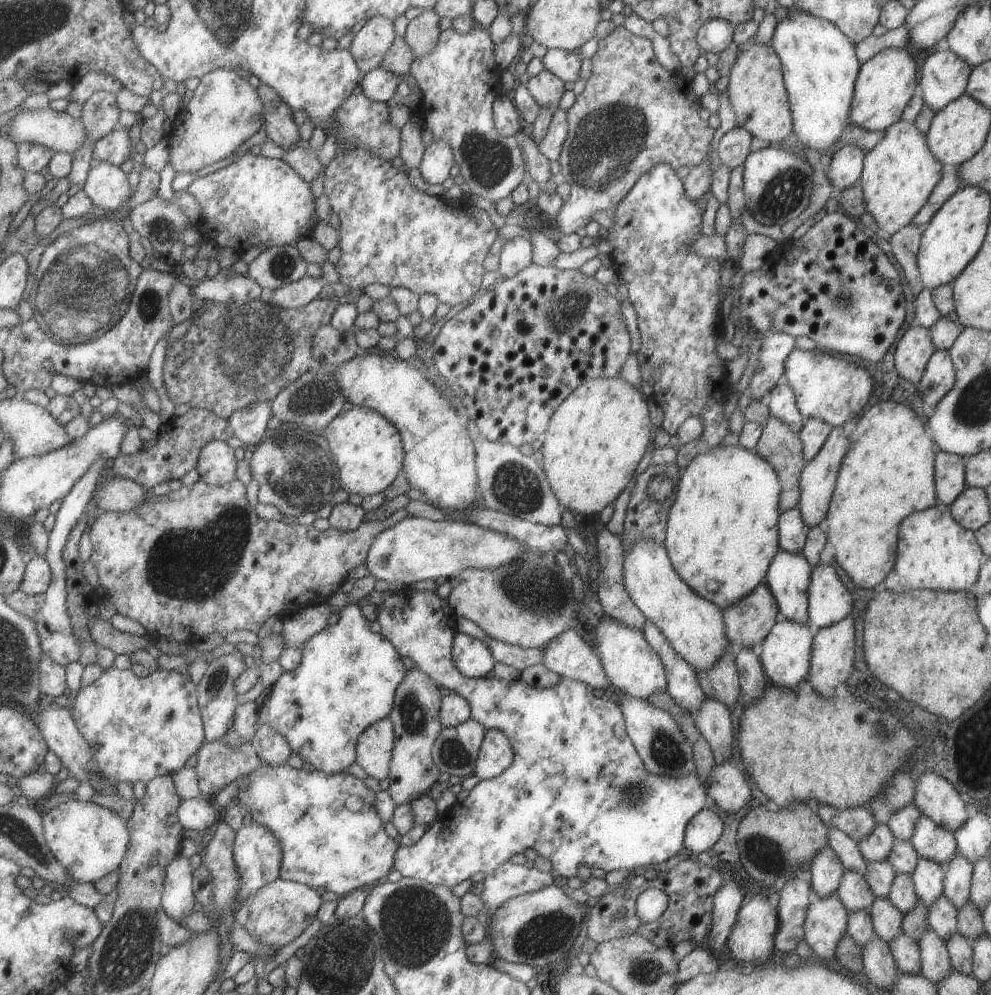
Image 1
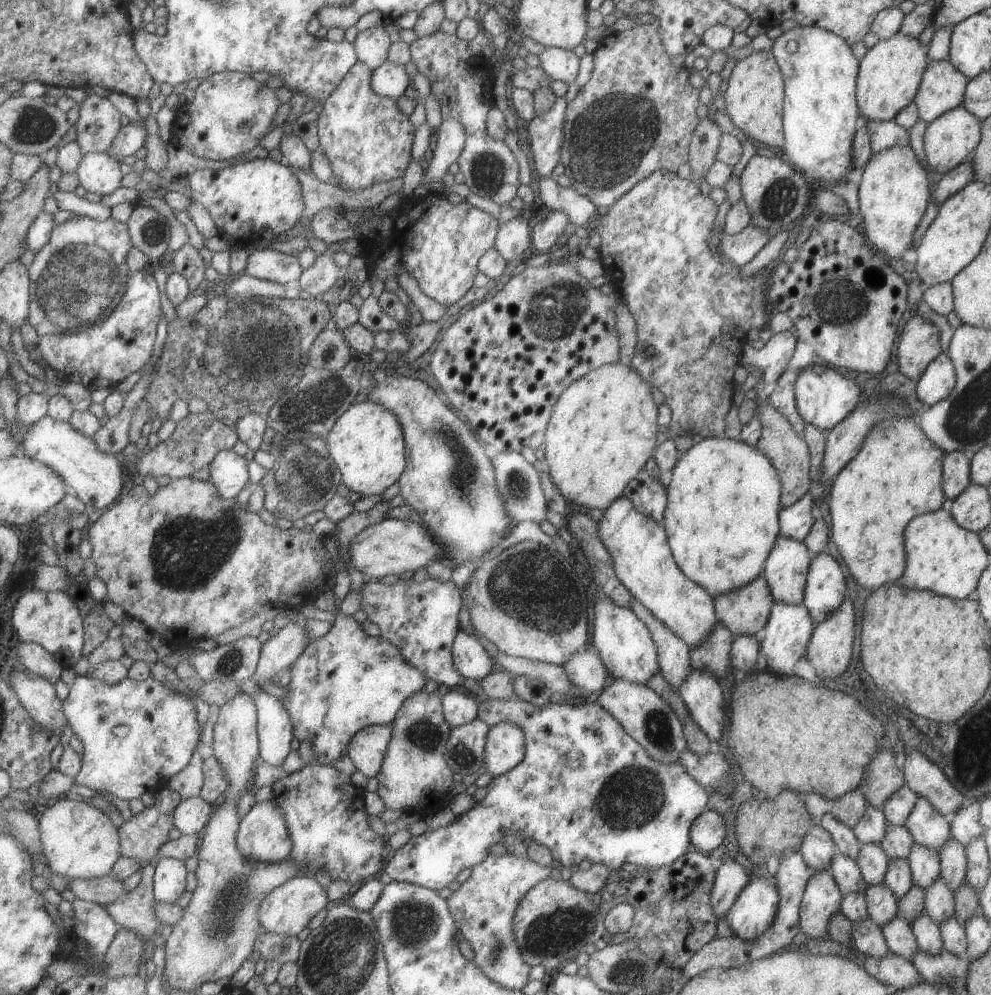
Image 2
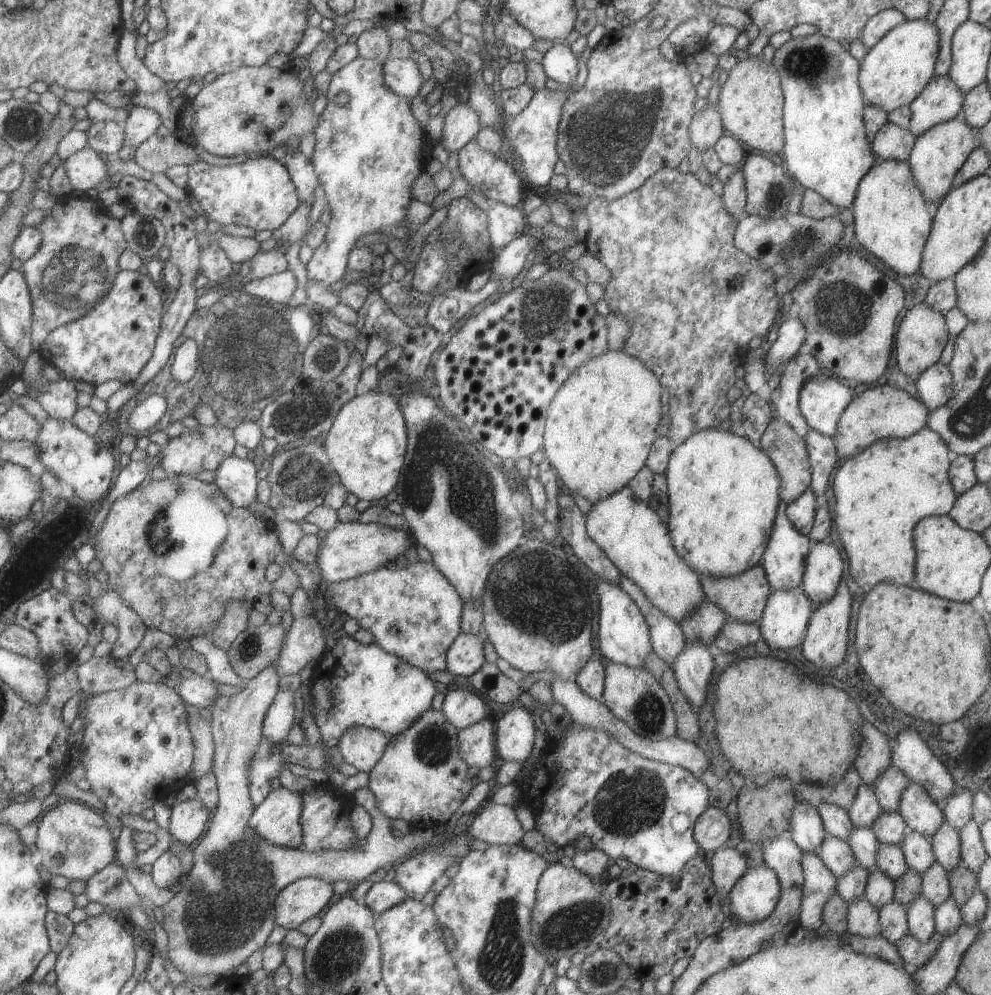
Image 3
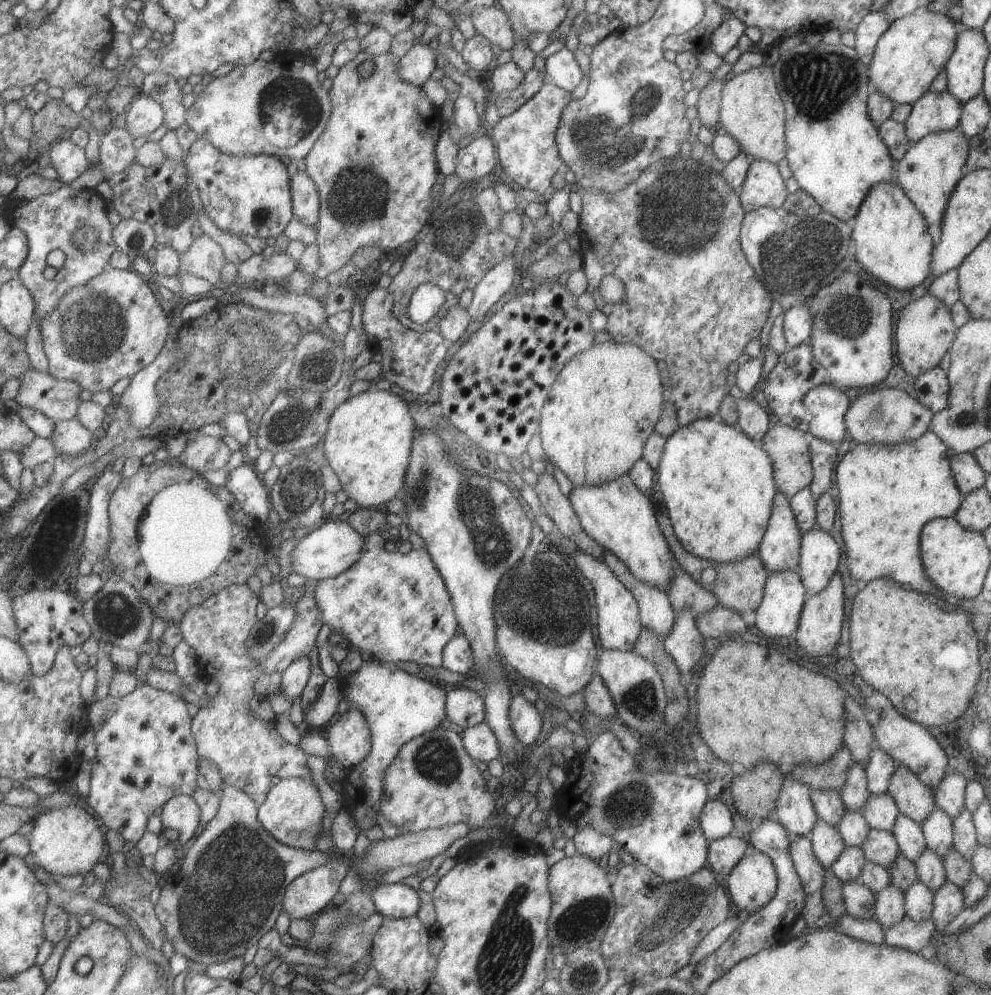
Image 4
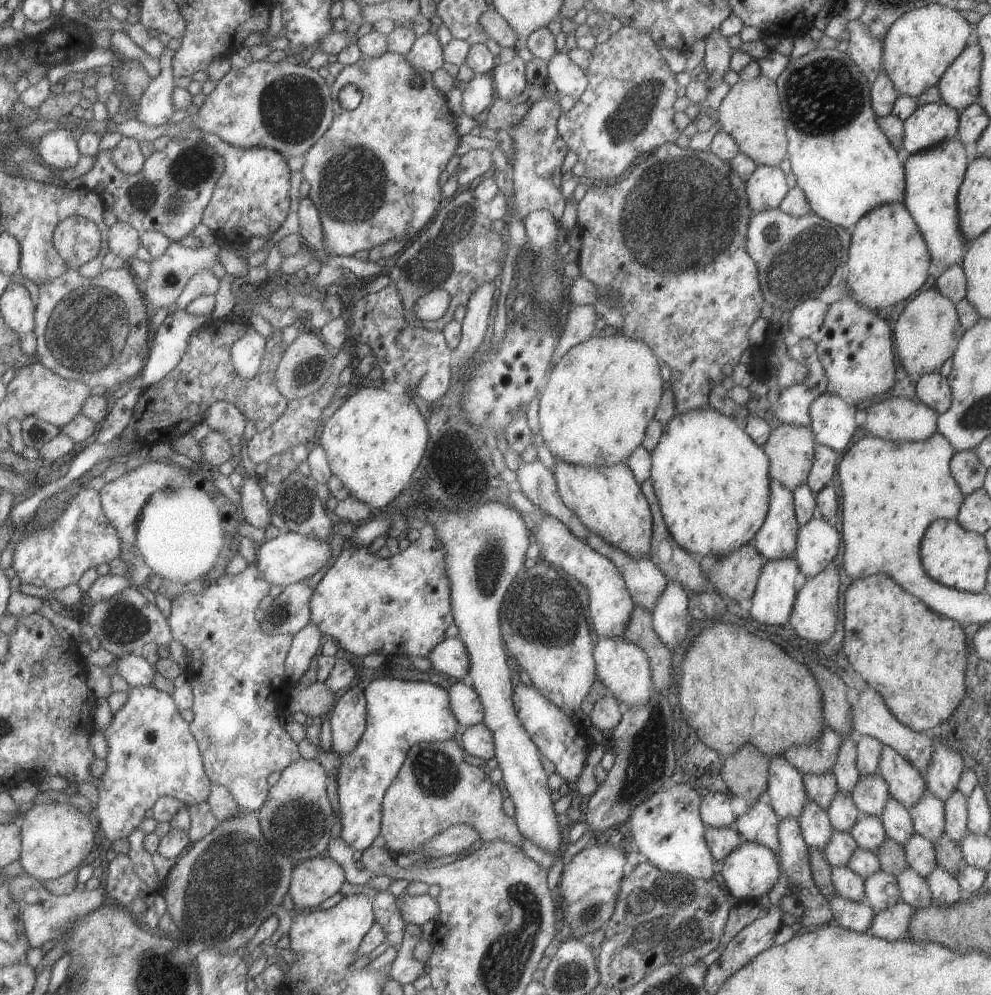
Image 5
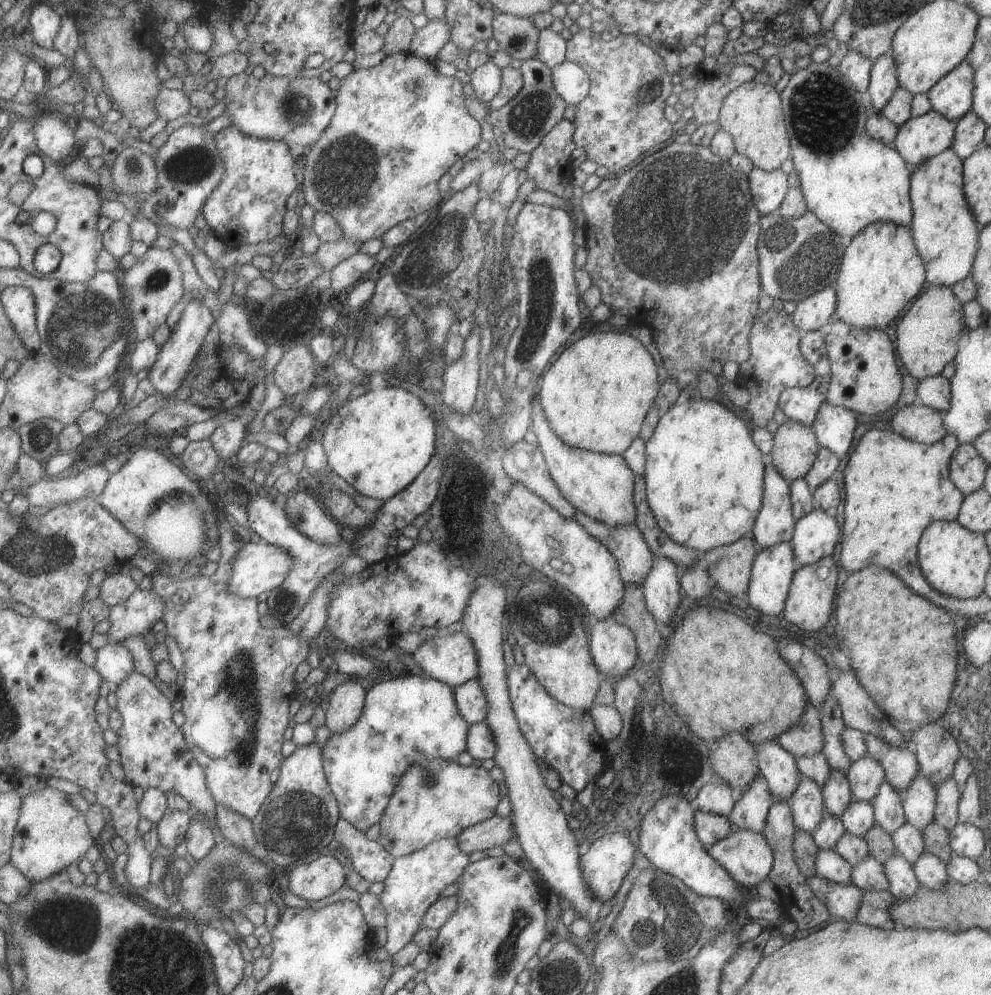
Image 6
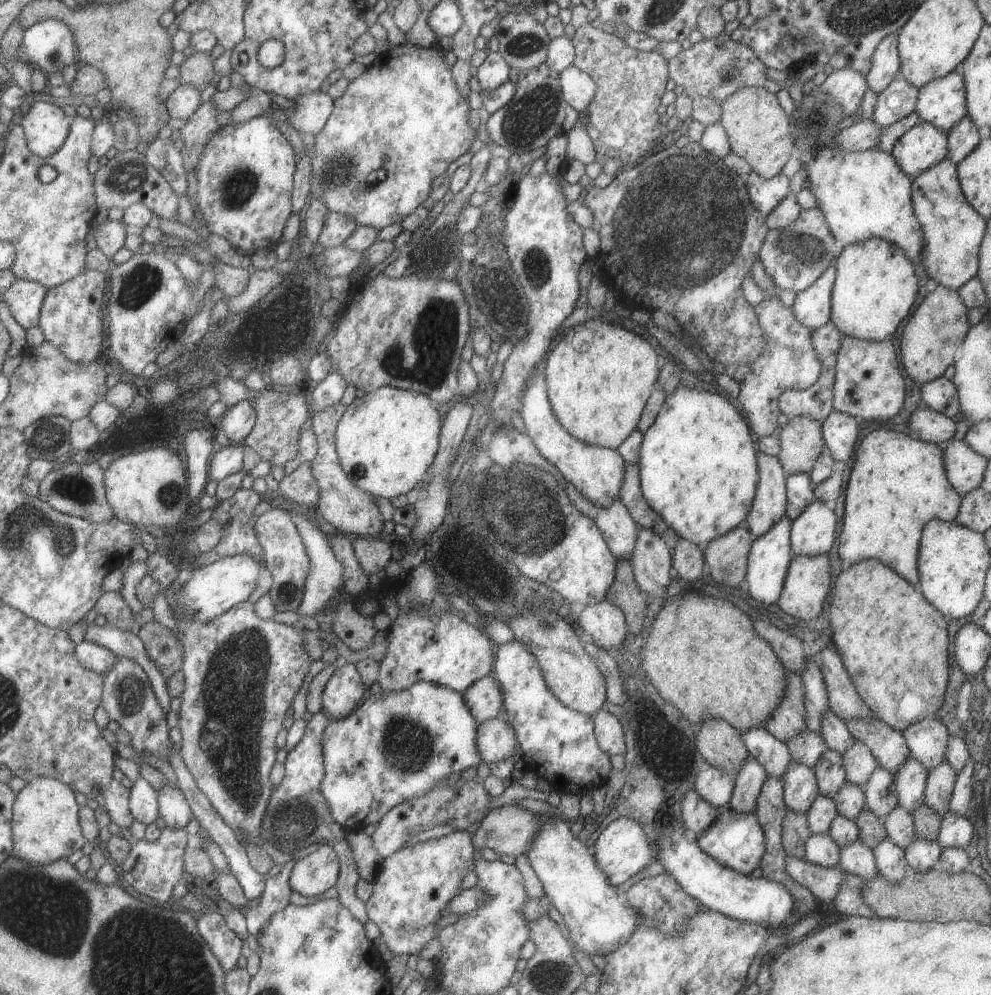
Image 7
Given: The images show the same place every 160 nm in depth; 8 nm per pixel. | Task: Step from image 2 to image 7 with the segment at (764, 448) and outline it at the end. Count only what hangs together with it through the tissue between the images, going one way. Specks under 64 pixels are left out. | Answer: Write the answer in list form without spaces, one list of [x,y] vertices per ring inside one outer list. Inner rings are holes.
[[[791,417],[779,434],[777,460],[785,474],[807,473],[823,450],[820,422],[809,417]]]

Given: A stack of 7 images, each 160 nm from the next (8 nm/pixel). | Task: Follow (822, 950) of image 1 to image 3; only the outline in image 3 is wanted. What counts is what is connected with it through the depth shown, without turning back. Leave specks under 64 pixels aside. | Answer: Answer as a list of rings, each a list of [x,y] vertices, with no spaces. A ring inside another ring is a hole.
[[[803,853],[802,895],[798,924],[805,931],[815,930],[822,923],[824,902],[836,892],[836,876],[823,864],[823,861],[811,853]]]

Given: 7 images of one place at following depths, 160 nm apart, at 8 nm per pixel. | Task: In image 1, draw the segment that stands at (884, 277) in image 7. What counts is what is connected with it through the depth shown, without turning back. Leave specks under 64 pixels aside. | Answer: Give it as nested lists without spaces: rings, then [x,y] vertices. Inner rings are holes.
[[[900,119],[896,123],[890,124],[885,130],[883,138],[875,143],[863,157],[863,166],[860,174],[860,186],[862,187],[862,197],[868,212],[877,225],[877,231],[885,238],[891,236],[896,230],[910,224],[913,215],[925,204],[928,194],[934,190],[934,186],[939,182],[942,175],[942,164],[931,154],[926,143],[925,135],[922,134],[914,122],[907,122]]]

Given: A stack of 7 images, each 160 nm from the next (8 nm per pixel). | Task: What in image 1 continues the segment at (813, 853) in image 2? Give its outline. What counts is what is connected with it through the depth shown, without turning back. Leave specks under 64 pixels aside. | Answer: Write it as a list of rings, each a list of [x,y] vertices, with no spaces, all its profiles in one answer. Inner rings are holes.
[[[826,845],[812,857],[808,870],[814,897],[823,899],[836,892],[844,868],[835,852]]]

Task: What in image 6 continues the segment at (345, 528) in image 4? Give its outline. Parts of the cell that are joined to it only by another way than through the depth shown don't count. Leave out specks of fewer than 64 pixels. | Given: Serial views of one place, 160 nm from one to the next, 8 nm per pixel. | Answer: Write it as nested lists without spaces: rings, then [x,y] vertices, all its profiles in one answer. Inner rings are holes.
[[[262,540],[253,544],[245,541],[244,548],[237,552],[237,556],[233,560],[231,566],[233,574],[231,574],[227,590],[241,598],[253,598],[261,593],[267,594],[285,580],[287,572],[291,570],[291,564],[293,564],[291,556],[277,546],[265,544]]]

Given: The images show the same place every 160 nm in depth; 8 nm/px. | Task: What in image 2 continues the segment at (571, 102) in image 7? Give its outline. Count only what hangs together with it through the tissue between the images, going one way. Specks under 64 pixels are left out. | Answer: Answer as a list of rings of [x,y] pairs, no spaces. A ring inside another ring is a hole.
[[[545,47],[538,58],[541,70],[551,81],[563,81],[569,84],[577,78],[580,58],[577,58],[572,50]]]

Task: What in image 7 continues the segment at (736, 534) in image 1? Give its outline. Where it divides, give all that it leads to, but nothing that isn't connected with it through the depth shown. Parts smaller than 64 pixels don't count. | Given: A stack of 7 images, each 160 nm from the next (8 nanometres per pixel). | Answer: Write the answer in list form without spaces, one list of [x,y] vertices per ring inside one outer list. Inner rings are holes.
[[[679,385],[665,397],[655,420],[642,434],[639,454],[643,498],[679,538],[703,548],[710,540],[744,525],[758,481],[757,450],[748,423],[723,396]]]

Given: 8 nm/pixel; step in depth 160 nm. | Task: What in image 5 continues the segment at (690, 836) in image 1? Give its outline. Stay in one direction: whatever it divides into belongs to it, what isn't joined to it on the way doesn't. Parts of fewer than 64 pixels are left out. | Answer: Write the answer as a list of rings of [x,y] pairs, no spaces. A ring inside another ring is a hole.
[[[706,792],[700,800],[699,814],[706,827],[727,827],[736,817],[729,807],[730,796],[720,792]]]

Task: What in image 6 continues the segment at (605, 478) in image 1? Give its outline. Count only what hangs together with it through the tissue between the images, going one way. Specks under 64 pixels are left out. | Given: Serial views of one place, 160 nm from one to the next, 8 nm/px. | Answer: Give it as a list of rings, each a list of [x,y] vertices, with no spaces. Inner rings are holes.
[[[593,332],[567,346],[548,367],[537,388],[537,398],[547,424],[567,446],[598,454],[619,454],[639,436],[647,410],[659,391],[657,370],[649,352],[639,340],[627,334]]]

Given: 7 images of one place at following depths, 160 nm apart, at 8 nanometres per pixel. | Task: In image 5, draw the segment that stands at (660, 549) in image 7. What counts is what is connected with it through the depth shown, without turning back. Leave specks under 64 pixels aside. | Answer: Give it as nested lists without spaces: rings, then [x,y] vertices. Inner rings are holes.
[[[668,581],[651,610],[652,627],[658,639],[670,650],[679,650],[691,621],[688,611],[689,590]]]

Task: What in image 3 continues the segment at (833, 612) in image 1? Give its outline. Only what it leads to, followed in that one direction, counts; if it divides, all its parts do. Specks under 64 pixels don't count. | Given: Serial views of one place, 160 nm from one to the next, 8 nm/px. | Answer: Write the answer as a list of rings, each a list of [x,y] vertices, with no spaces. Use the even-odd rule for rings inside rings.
[[[811,543],[806,556],[801,590],[813,606],[826,603],[841,584],[841,554],[829,543]]]

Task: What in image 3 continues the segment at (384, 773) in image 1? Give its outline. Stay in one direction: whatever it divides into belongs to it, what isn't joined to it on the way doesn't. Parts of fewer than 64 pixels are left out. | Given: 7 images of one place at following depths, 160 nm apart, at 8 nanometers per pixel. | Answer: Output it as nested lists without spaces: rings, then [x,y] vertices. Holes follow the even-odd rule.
[[[353,725],[341,734],[337,748],[344,762],[368,773],[381,758],[387,741],[380,730]]]

